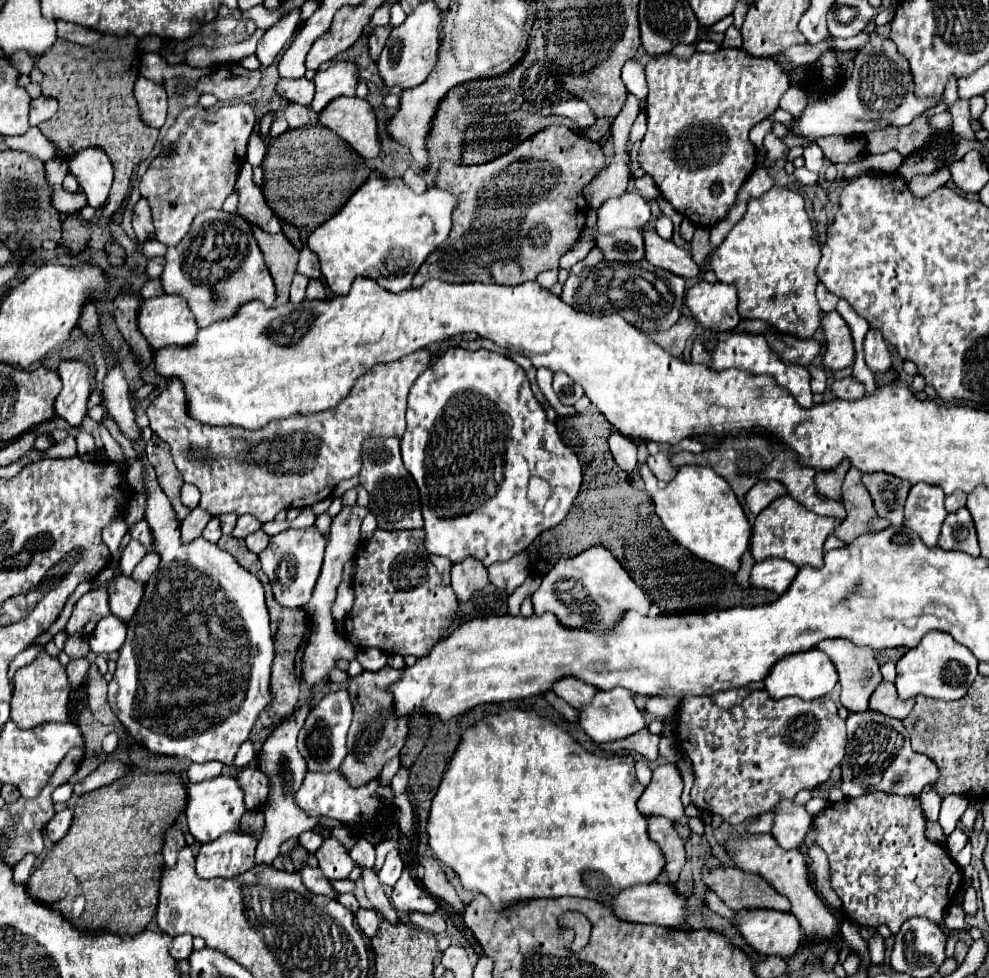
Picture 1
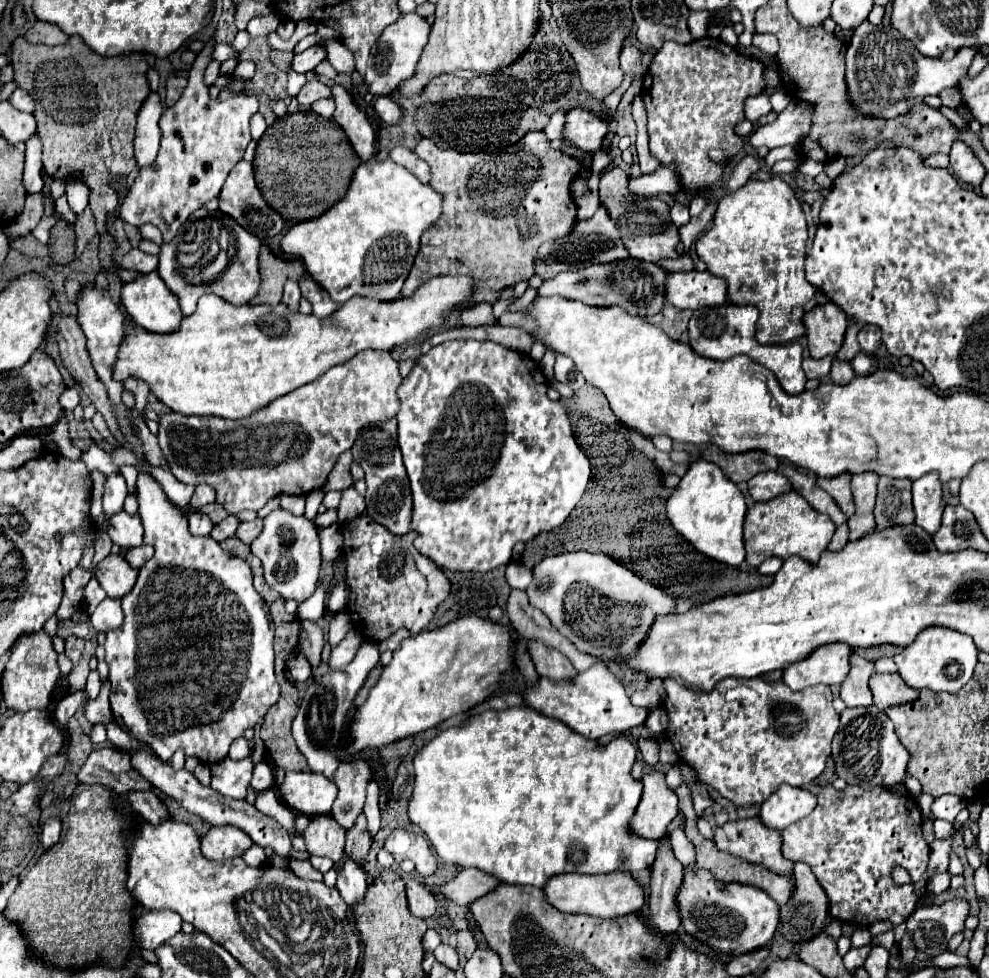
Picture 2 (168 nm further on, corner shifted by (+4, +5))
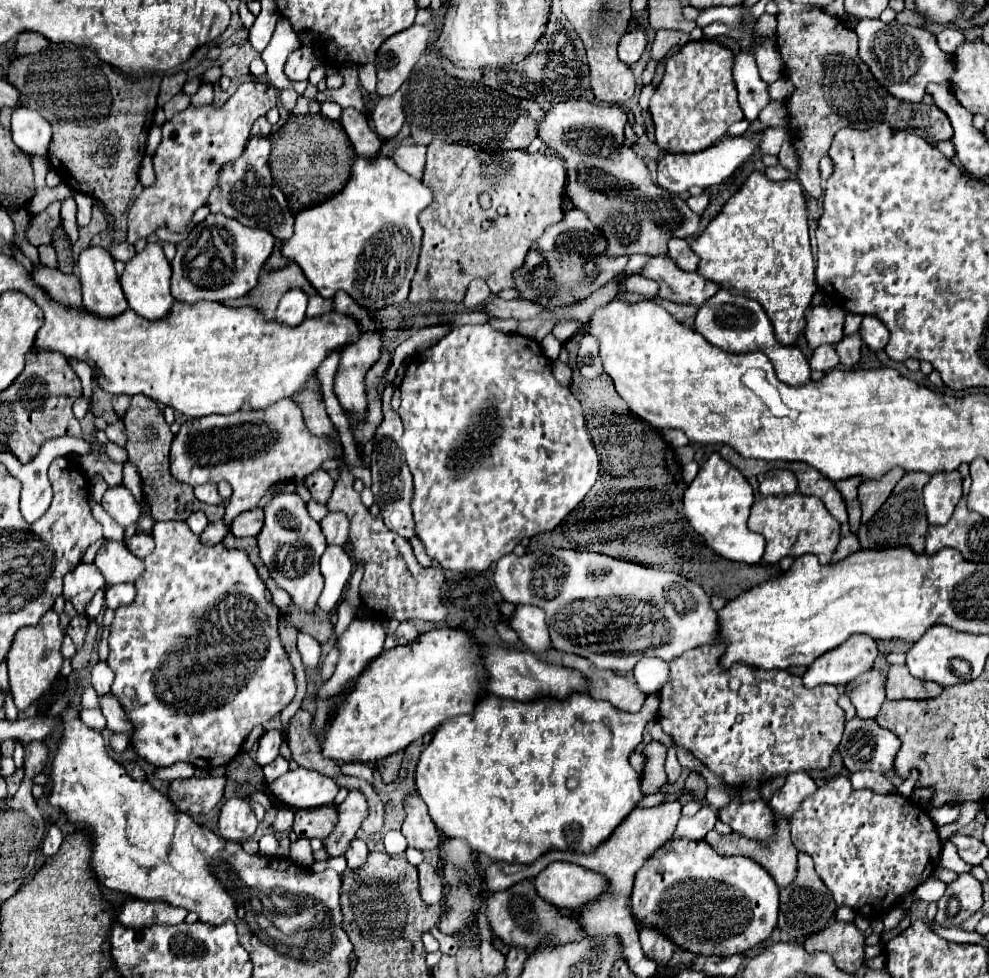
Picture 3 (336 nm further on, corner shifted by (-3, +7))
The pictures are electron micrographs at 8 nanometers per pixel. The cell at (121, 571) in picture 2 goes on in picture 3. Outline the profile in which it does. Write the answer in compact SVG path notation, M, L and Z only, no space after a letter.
M108 540L108 544L98 550L94 564L102 572L108 586L128 584L128 582L132 584L144 572L144 562L132 556L124 542L114 542L114 540Z

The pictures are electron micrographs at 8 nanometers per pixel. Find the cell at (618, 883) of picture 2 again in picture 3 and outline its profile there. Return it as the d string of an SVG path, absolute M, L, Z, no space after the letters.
M552 862L536 878L540 898L562 910L578 912L608 890L608 880L588 868L572 862Z

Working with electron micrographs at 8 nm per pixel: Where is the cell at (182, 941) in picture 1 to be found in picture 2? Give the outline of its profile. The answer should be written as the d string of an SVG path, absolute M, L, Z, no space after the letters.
M151 910L133 920L135 944L147 950L161 946L181 930L181 916L173 910Z

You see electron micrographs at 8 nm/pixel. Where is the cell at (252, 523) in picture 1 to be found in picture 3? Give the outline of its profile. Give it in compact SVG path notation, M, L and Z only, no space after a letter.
M220 520L220 522L212 522L212 524L200 534L200 540L202 540L204 544L214 546L214 544L222 542L226 534L228 534L228 526L226 526L224 520Z

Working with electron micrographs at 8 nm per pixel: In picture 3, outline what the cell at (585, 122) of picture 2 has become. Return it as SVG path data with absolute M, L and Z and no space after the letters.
M568 100L546 112L546 120L538 126L538 136L566 162L566 196L576 208L588 212L590 220L604 232L610 256L664 256L668 254L668 242L696 234L702 218L676 194L660 188L650 178L644 160L622 146L624 126L626 112L620 106Z

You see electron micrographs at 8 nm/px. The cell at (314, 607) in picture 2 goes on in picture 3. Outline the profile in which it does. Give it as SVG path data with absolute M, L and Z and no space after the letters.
M328 546L320 560L320 570L324 574L324 590L318 600L318 608L330 612L342 600L344 588L352 576L352 558L340 546Z

